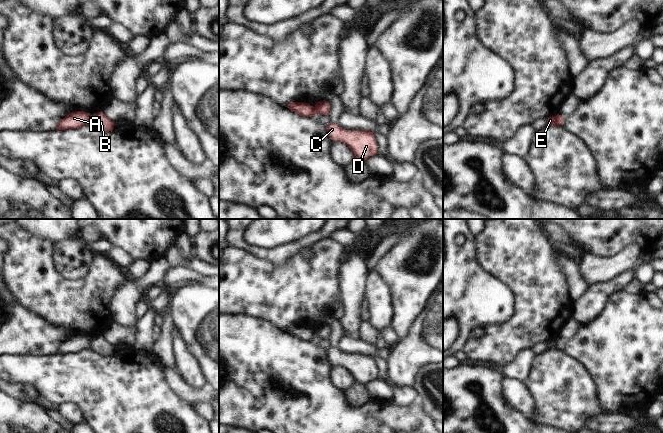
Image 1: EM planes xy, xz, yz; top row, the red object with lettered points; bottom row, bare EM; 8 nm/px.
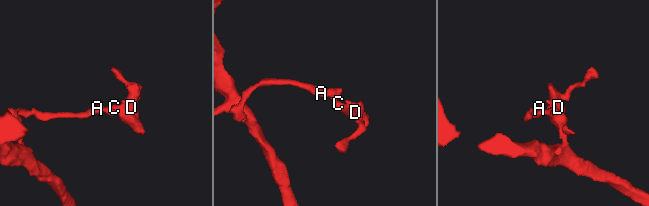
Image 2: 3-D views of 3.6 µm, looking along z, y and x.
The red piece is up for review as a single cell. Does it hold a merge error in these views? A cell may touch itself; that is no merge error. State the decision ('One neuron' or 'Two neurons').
Two neurons

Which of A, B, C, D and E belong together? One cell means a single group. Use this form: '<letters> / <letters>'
A / B C D E

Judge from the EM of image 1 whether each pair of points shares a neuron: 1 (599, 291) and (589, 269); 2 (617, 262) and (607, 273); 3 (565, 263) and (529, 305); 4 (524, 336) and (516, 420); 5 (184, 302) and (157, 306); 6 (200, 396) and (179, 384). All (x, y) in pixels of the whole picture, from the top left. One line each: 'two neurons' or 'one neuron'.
1: two neurons
2: one neuron
3: two neurons
4: two neurons
5: two neurons
6: one neuron

